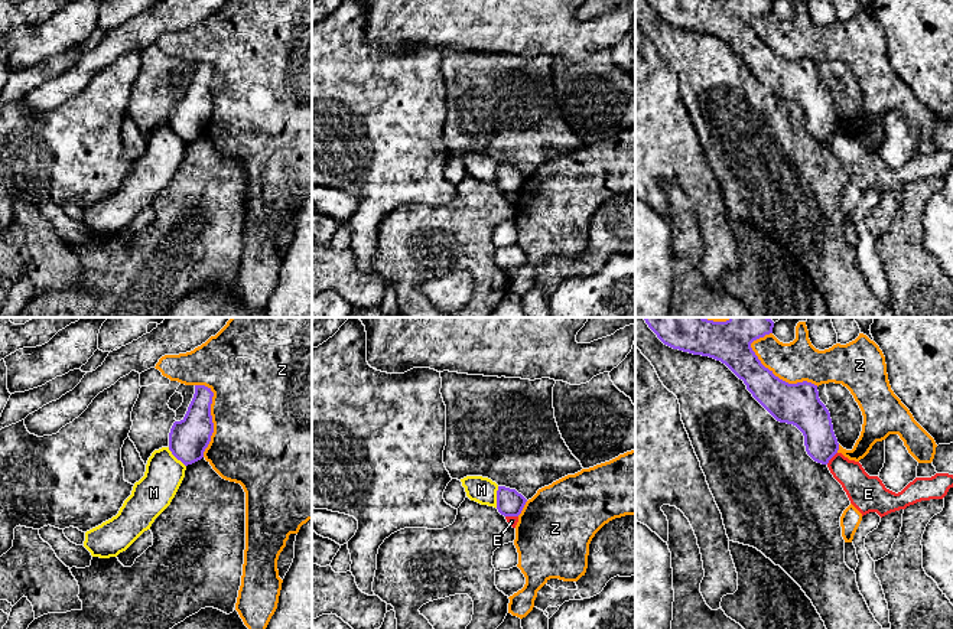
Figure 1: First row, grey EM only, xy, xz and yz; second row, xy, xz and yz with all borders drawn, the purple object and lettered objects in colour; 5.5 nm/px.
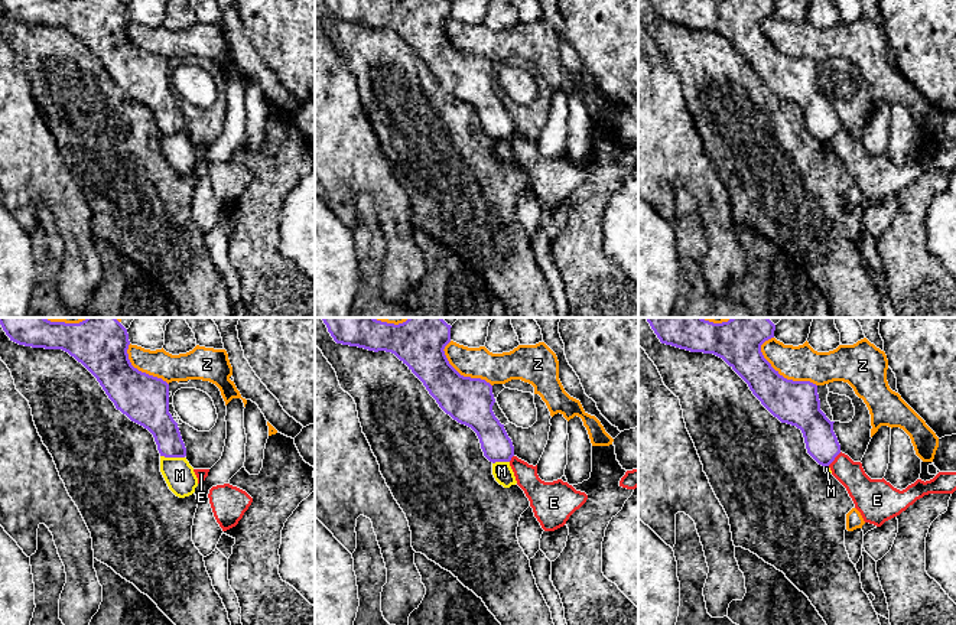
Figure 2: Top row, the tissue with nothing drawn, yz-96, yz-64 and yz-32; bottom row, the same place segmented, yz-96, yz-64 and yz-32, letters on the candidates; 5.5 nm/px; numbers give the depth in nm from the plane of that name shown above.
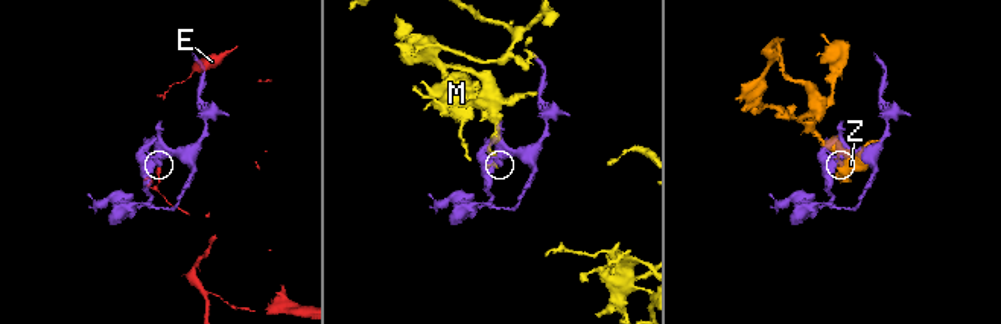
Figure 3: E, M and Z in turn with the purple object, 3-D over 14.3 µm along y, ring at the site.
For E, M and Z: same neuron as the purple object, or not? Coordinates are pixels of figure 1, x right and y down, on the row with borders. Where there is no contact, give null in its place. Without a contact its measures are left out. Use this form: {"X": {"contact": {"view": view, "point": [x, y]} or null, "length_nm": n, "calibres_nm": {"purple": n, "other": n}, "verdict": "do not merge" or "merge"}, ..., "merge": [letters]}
{"E": {"contact": {"view": "yz", "point": [832, 456]}, "length_nm": 90, "calibres_nm": {"purple": 200, "other": 180}, "verdict": "do not merge"}, "M": {"contact": {"view": "xz", "point": [497, 496]}, "length_nm": 120, "calibres_nm": {"purple": 150, "other": 140}, "verdict": "do not merge"}, "Z": {"contact": {"view": "yz", "point": [779, 378]}, "length_nm": 440, "calibres_nm": {"purple": 240, "other": 220}, "verdict": "do not merge"}, "merge": []}

